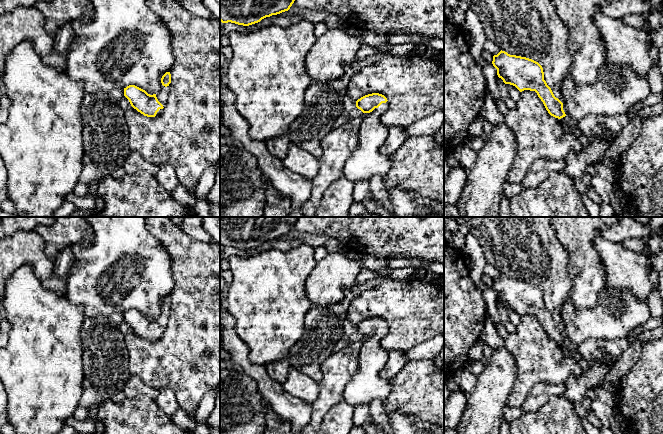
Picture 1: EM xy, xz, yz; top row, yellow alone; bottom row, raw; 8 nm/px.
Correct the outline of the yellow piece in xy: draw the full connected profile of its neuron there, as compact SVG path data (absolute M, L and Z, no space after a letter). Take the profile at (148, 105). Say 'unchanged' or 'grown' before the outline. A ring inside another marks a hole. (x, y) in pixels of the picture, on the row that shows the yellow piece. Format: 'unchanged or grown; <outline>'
grown; M166 72L161 78L161 86L156 94L150 95L135 85L129 85L124 88L124 96L131 106L144 116L157 117L163 111L170 88L171 74Z

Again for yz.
grown; M501 50L493 56L492 64L497 69L498 77L505 84L515 86L520 92L524 90L535 91L548 113L555 117L563 127L567 124L566 115L577 122L591 114L599 117L624 114L631 105L642 102L651 93L647 77L638 76L626 65L607 61L599 69L597 79L593 83L577 85L570 76L565 78L562 84L563 101L561 102L554 96L544 80L543 68L538 62L526 57L510 55Z

